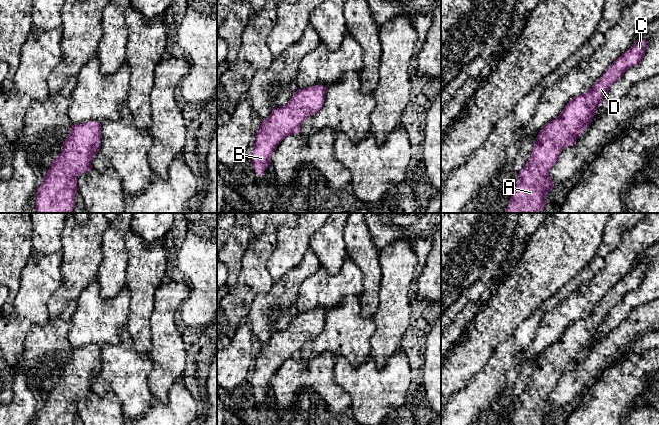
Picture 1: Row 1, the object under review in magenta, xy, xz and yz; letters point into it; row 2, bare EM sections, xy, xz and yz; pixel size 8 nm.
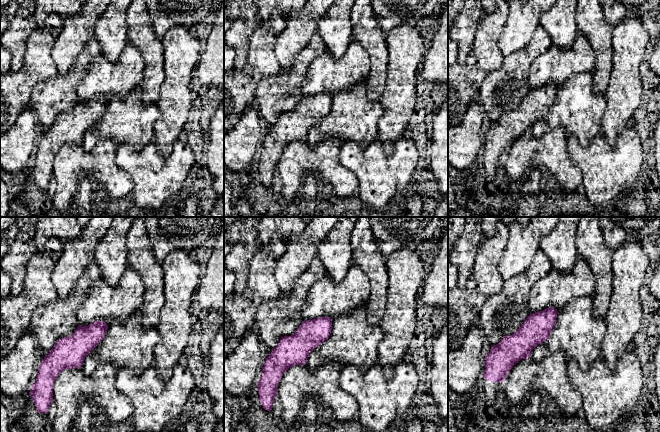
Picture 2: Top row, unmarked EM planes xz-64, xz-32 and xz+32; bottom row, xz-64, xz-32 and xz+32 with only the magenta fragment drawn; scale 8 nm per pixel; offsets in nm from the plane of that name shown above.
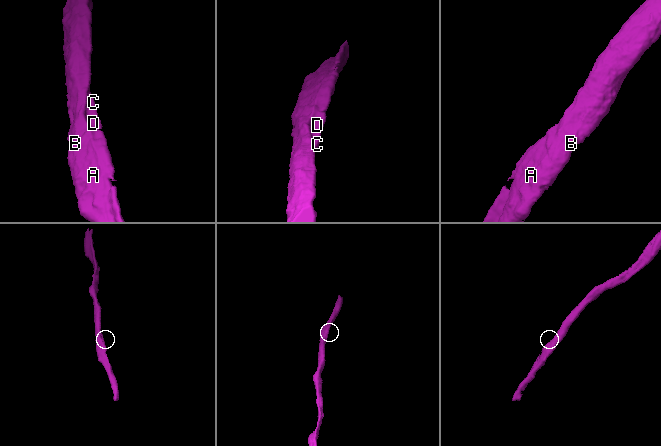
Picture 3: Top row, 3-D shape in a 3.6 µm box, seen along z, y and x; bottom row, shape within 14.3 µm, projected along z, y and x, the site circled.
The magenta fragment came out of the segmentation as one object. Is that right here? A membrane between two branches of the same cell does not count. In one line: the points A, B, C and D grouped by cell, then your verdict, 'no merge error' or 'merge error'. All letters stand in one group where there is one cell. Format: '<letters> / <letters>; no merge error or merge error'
A B C D; no merge error

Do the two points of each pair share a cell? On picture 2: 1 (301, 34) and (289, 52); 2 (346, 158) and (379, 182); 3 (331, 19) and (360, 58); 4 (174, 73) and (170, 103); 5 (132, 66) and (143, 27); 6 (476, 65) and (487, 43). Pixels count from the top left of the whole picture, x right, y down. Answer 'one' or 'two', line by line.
1: one
2: one
3: two
4: one
5: two
6: one

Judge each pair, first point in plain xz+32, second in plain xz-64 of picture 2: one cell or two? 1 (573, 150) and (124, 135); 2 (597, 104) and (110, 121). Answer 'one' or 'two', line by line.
1: two
2: one

